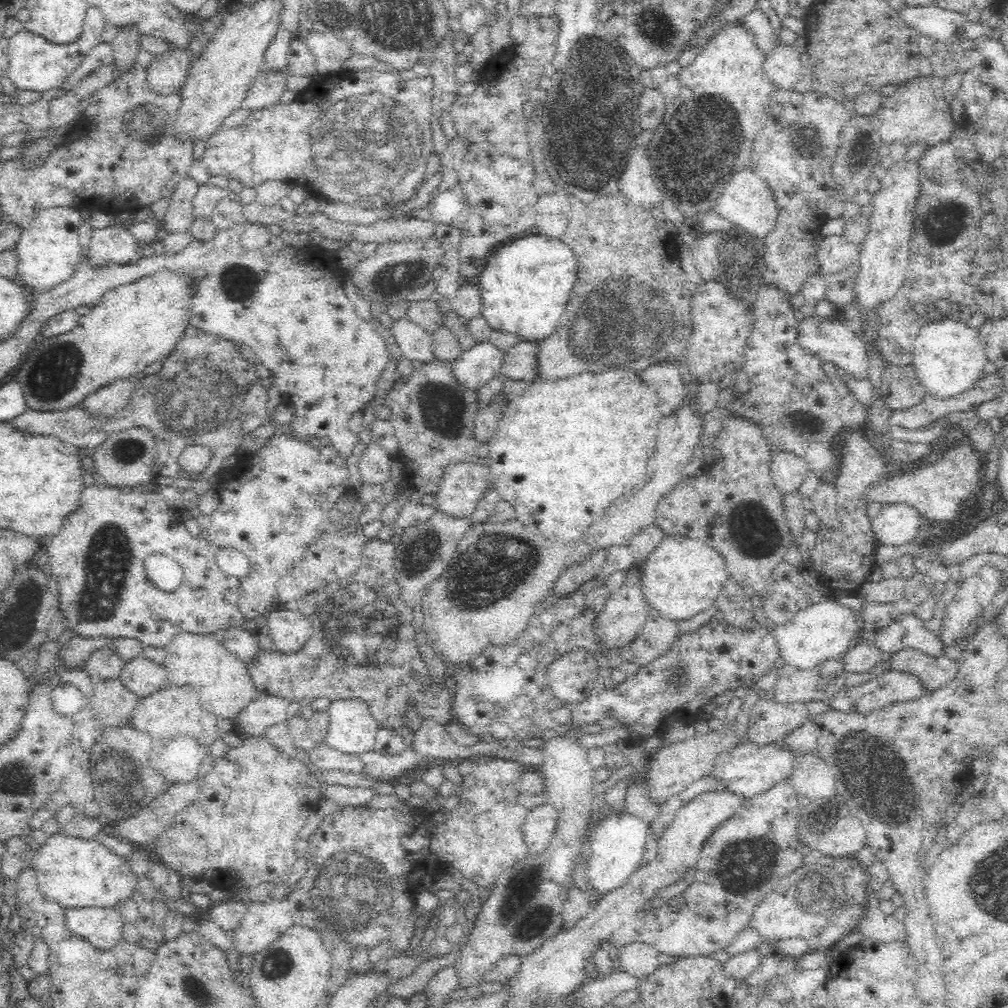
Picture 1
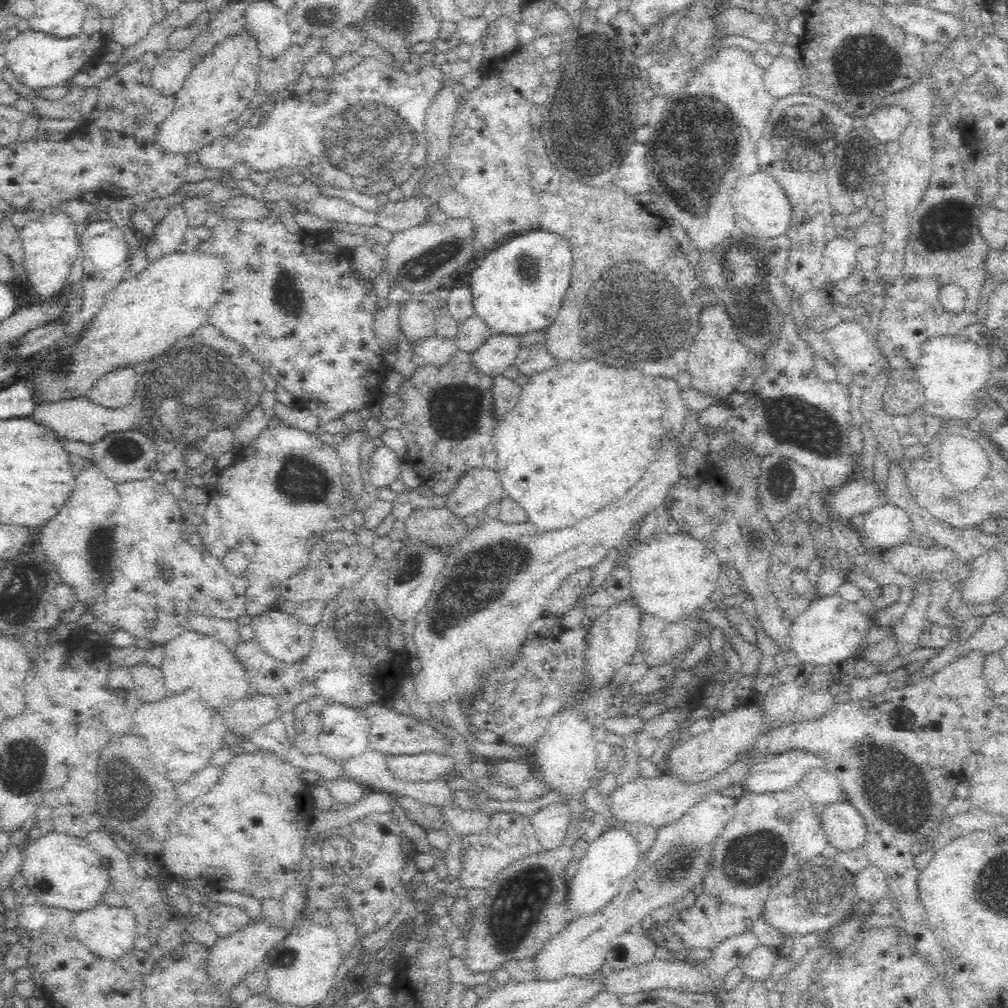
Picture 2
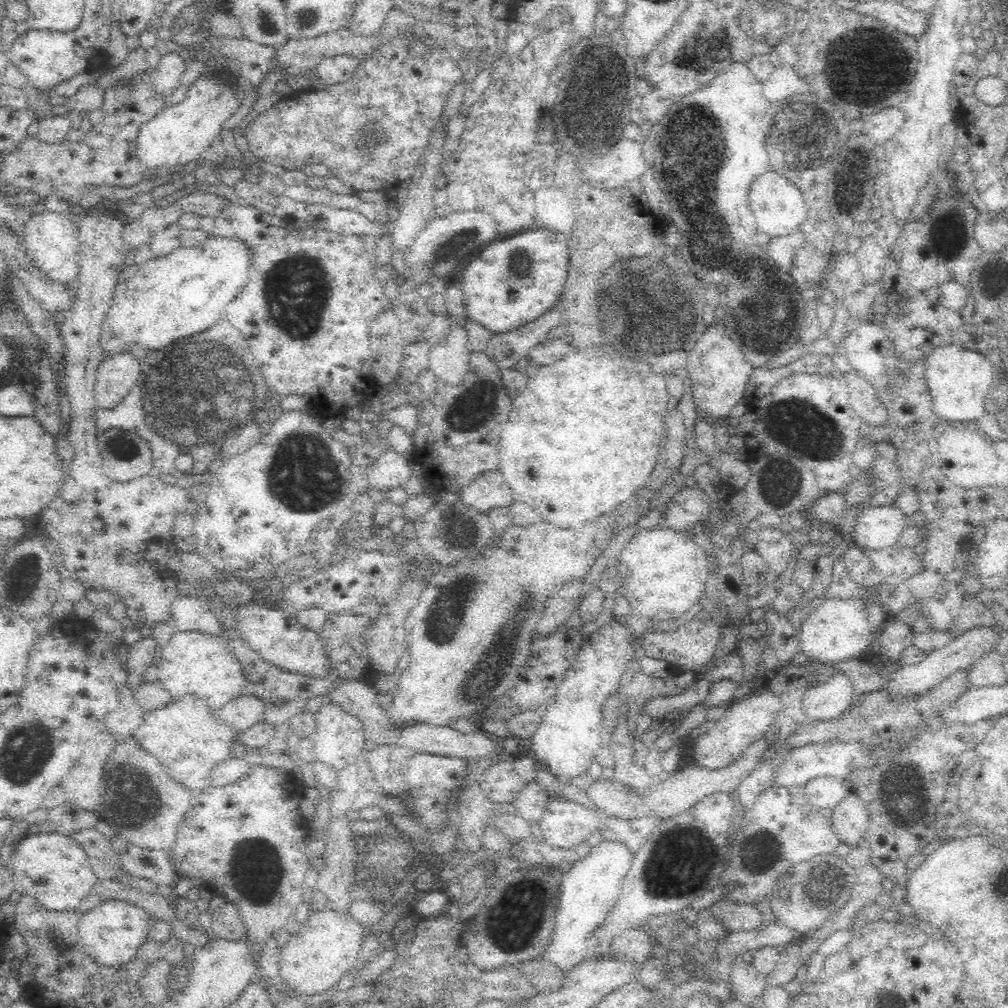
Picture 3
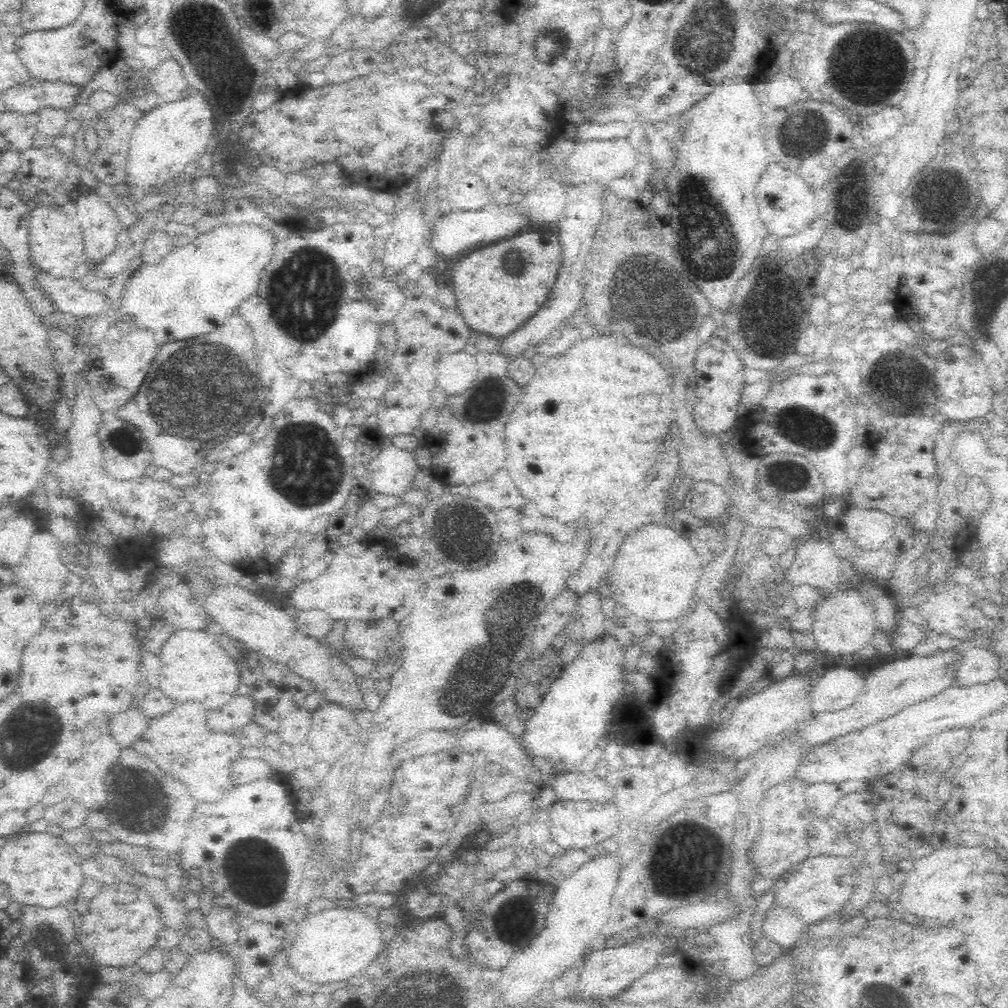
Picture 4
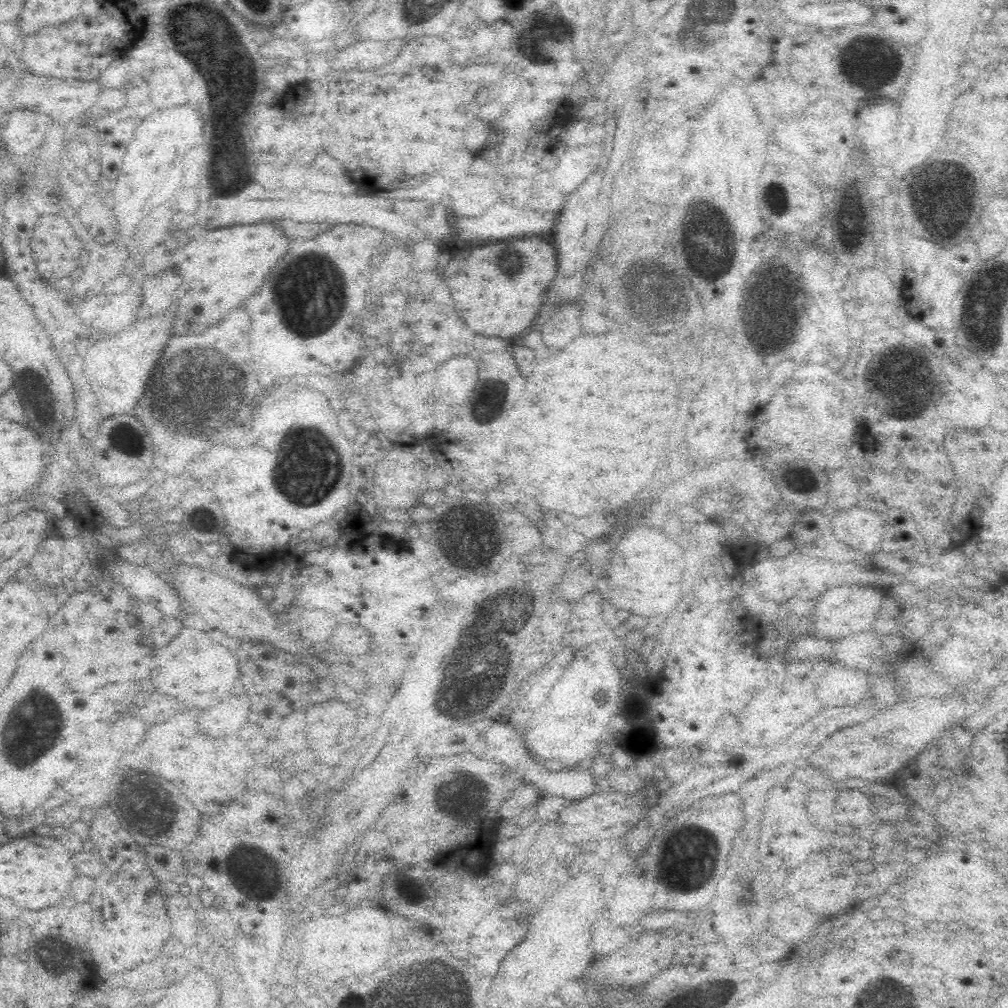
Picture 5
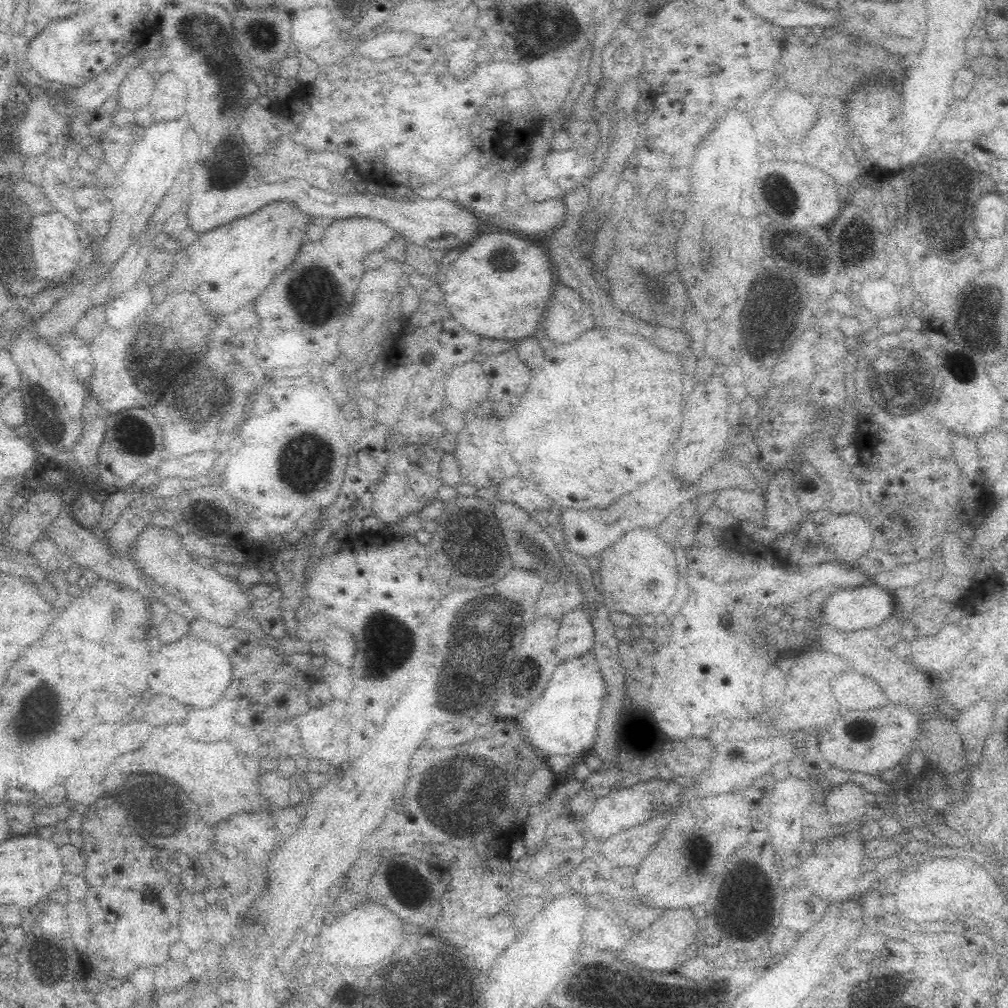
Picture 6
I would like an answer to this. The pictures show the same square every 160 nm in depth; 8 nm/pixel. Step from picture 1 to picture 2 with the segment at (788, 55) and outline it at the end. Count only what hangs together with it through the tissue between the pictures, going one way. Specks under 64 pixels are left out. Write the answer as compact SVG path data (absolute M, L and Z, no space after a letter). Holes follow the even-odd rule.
M780 55L764 70L766 90L774 98L794 95L803 85L802 68L791 59Z

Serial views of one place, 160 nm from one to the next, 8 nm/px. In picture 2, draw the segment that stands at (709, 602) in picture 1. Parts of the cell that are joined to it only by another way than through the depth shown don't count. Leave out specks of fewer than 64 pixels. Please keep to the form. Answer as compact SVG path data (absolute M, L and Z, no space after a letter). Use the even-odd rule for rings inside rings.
M652 534L632 550L626 561L633 604L640 612L668 623L694 616L695 611L728 588L727 573L706 544L686 534Z

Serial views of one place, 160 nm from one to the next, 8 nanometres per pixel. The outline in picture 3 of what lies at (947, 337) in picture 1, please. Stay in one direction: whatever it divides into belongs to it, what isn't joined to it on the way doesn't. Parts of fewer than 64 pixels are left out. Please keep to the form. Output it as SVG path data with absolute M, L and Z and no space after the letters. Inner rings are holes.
M939 346L918 367L918 383L932 395L934 413L948 422L964 423L964 420L985 418L984 406L992 378L994 374L990 362L970 346Z

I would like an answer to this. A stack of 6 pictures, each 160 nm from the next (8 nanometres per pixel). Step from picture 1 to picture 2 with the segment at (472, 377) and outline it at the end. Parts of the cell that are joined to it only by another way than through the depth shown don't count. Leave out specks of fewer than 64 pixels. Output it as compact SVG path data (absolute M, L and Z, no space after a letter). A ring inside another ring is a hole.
M493 334L478 350L472 352L472 363L487 376L496 377L516 362L522 342L515 334Z

